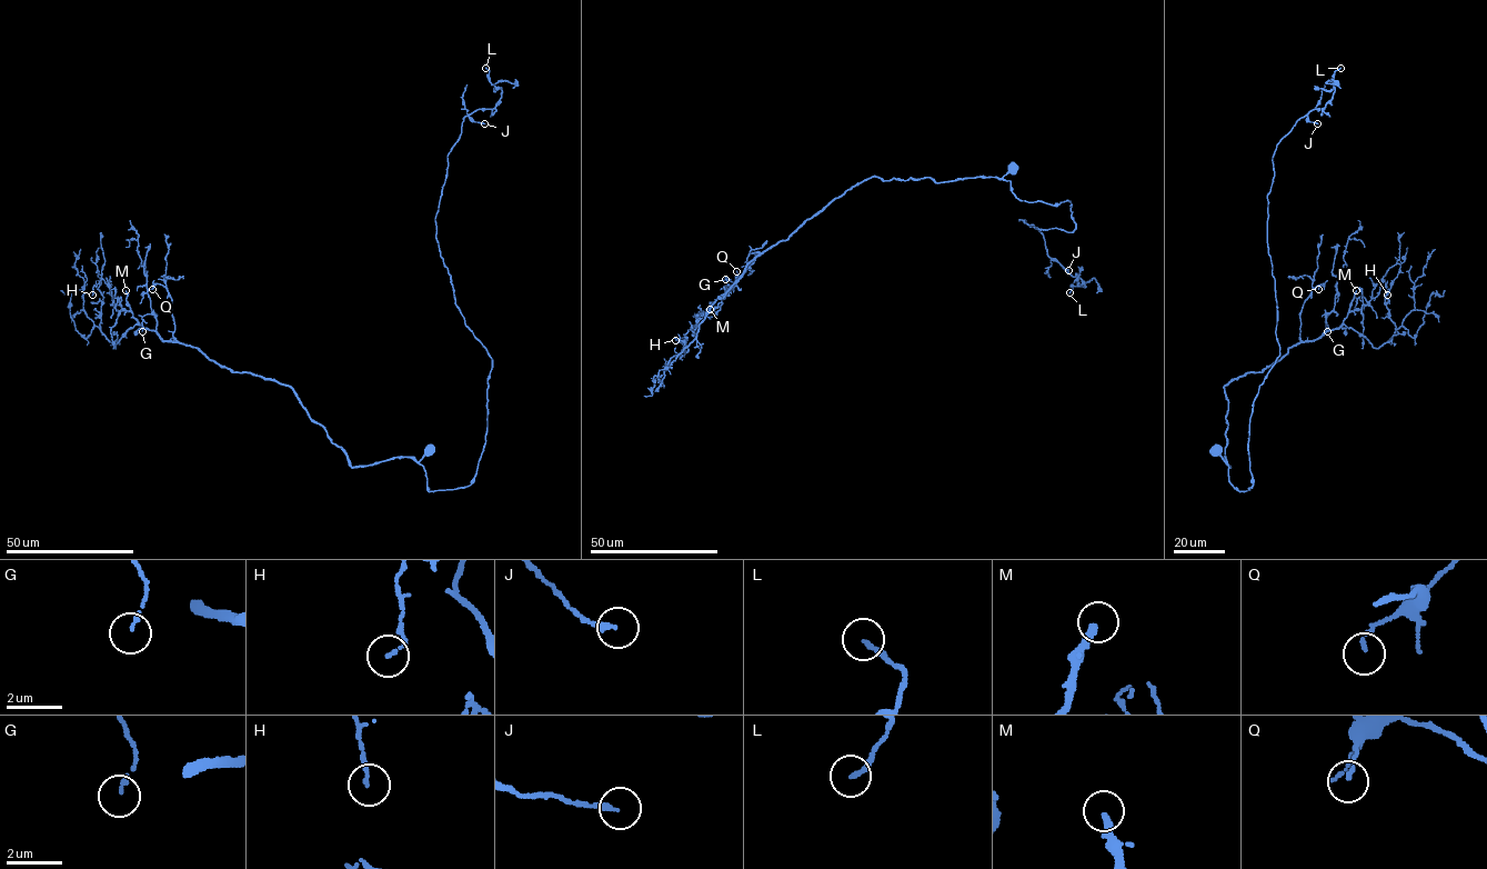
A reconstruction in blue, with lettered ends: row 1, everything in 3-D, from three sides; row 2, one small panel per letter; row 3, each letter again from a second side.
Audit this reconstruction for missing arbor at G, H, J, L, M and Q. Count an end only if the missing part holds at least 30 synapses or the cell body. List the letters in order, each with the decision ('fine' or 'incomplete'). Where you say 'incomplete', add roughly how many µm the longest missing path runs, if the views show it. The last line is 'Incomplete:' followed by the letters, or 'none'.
G: fine
H: fine
J: fine
L: fine
M: incomplete | 40 µm
Q: fine
Incomplete: M

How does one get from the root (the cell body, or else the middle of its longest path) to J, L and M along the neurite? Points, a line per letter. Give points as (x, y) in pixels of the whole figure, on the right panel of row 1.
J: (1215, 449), (1229, 482), (1251, 490), (1253, 402), (1279, 355), (1267, 245), (1273, 156), (1298, 119), (1317, 123)
L: (1215, 449), (1229, 482), (1251, 490), (1253, 402), (1279, 355), (1273, 156), (1324, 109), (1340, 68)
M: (1215, 449), (1231, 467), (1224, 387), (1268, 367), (1292, 346), (1337, 329), (1356, 290)

